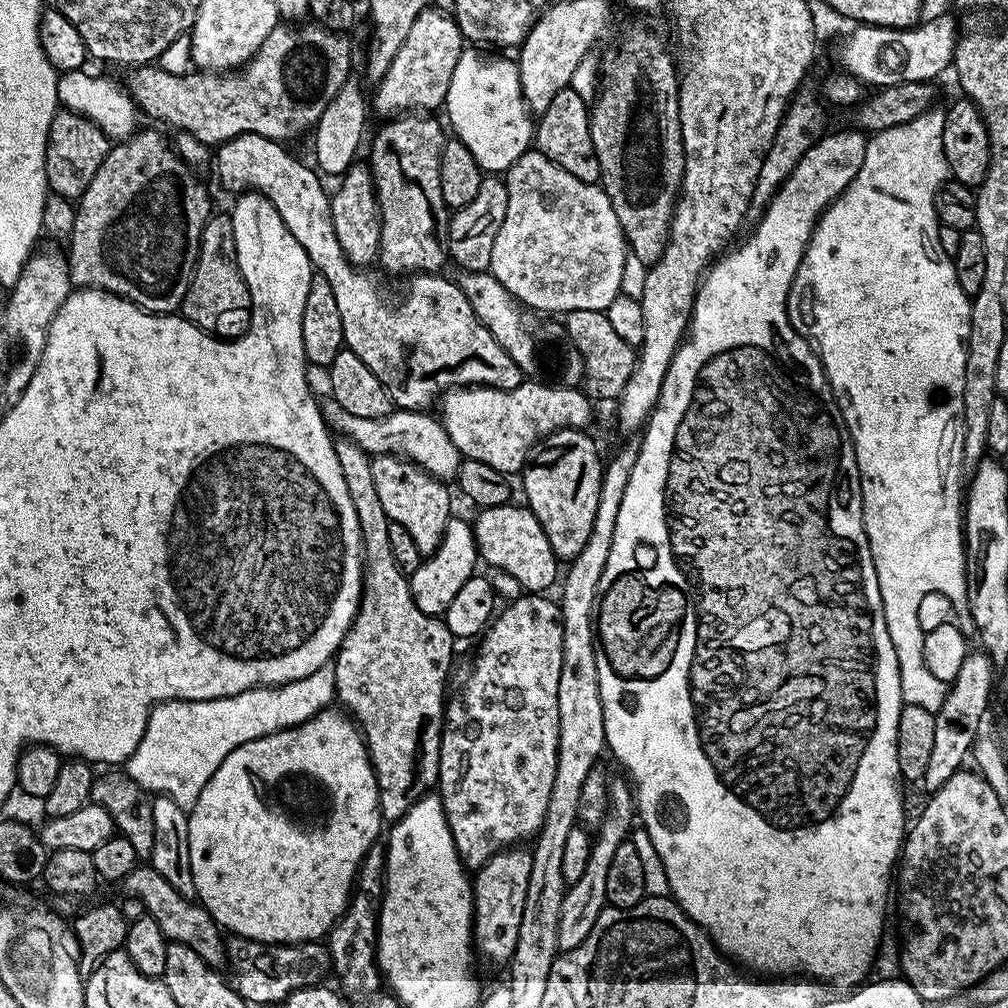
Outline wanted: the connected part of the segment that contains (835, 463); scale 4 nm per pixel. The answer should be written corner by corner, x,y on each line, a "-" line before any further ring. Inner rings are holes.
850,128
850,130
840,130
840,131
838,131
838,132
834,132
834,133
832,133
832,134
828,134
828,135
827,135
827,134
828,134
828,133
825,133
825,134
824,134
824,135
823,135
823,136
822,136
822,137
819,137
819,138
818,138
818,139
817,139
817,140
816,140
816,141
815,141
815,143
814,143
814,145
813,145
813,151
812,151
812,150
811,150
811,151
808,151
808,152
807,152
807,153
805,153
805,155
804,155
804,156
803,156
803,158
802,158
802,159
801,159
801,160
800,160
800,161
798,161
798,163
797,163
797,166
796,166
796,168
795,168
795,169
794,169
794,170
793,170
793,172
792,172
792,173
791,173
791,174
789,174
789,178
788,178
788,180
787,180
787,181
785,181
785,183
784,183
784,184
783,184
783,187
782,187
782,188
780,188
780,189
779,189
779,192
777,192
777,193
776,193
776,196
775,196
775,197
773,197
773,199
772,199
772,200
771,200
771,201
770,201
770,203
769,203
769,204
768,204
768,208
767,208
767,209
766,209
766,210
765,210
765,214
764,214
764,217
763,217
763,218
761,218
761,221
760,221
760,222
758,222
758,224
757,224
757,226
756,226
756,228
755,228
755,229
753,229
753,230
752,230
752,231
749,231
749,232
748,232
748,233
747,233
747,236
746,236
746,238
748,238
748,241
746,241
746,242
745,242
745,244
744,244
744,245
742,245
742,246
741,246
741,248
740,248
740,249
738,249
738,250
737,250
737,252
732,252
732,251
729,251
729,252
728,252
728,253
727,253
727,254
724,254
724,255
721,255
721,256
720,256
720,257
719,257
719,259
717,259
717,260
716,260
716,261
715,261
715,263
713,263
713,264
712,264
712,265
711,265
711,267
709,267
709,269
708,269
708,271
707,271
707,272
705,272
705,273
704,273
704,278
703,278
703,280
701,280
701,281
700,281
700,289
698,289
698,291
696,291
696,302
695,302
695,304
693,304
693,305
692,305
692,320
691,320
691,323
690,323
690,331
689,331
689,332
688,332
688,333
687,333
687,336
686,336
686,339
685,339
685,340
684,340
684,341
683,341
683,343
681,343
681,345
680,345
680,348
679,348
679,350
677,350
677,351
676,351
676,353
675,353
675,354
674,354
674,358
673,358
673,359
672,359
672,361
671,361
671,362
670,362
670,370
666,370
666,378
665,378
665,379
664,379
664,381
663,381
663,382
662,382
662,390
661,390
661,391
660,391
660,397
659,397
659,398
658,398
658,402
657,402
657,403
656,403
656,408
655,408
655,410
654,410
654,411
653,411
653,412
652,412
652,414
651,414
651,416
649,416
649,418
648,418
648,423
647,423
647,425
646,425
646,427
645,427
645,428
644,428
644,429
643,429
643,432
642,432
642,439
641,439
641,440
640,440
640,453
639,453
639,454
638,454
638,462
634,462
634,474
630,474
630,482
626,482
626,494
622,494
622,506
621,506
621,507
620,507
620,508
619,508
619,510
618,510
618,522
617,522
617,523
616,523
616,525
615,525
615,526
614,526
614,546
610,546
610,558
606,558
606,570
602,570
602,582
598,582
598,594
597,594
597,595
596,595
596,615
595,615
595,617
594,617
594,627
595,627
595,629
596,629
596,665
597,665
597,666
598,666
598,686
599,686
599,687
600,687
600,697
601,697
601,698
602,698
602,710
603,710
603,711
604,711
604,739
605,739
605,741
606,741
606,748
607,748
607,751
608,751
608,752
609,752
609,753
611,753
611,752
613,752
613,754
614,754
614,755
616,755
616,760
617,760
617,762
618,762
618,763
620,763
620,764
621,764
621,766
622,766
622,767
624,767
624,768
625,768
625,770
626,770
626,771
628,771
628,773
626,773
626,776
627,776
627,779
628,779
628,780
629,780
629,781
630,781
630,784
631,784
631,787
632,787
632,788
633,788
633,789
634,789
634,799
635,799
635,802
636,802
636,810
637,810
637,813
638,813
638,820
639,820
639,823
641,823
641,822
642,822
642,823
644,823
644,824
641,824
641,825
642,825
642,828
643,828
643,831
645,831
645,832
648,832
648,833
649,833
649,834
650,834
650,842
654,842
654,850
658,850
658,858
662,858
662,866
666,866
666,878
667,878
667,879
668,879
668,891
669,891
669,893
670,893
670,896
671,896
671,899
673,899
673,900
675,900
675,901
676,901
676,903
677,903
677,904
679,904
679,906
680,906
680,909
681,909
681,910
683,910
683,912
684,912
684,913
685,913
685,914
687,914
687,916
689,916
689,918
691,918
691,920
693,920
693,921
694,921
694,922
695,922
695,924
699,924
699,925
700,925
700,927
701,927
701,928
703,928
703,929
704,929
704,931
705,931
705,932
707,932
707,933
708,933
708,935
709,935
709,936
711,936
711,938
712,938
712,941
713,941
713,942
714,942
714,943
715,943
715,944
716,944
716,946
717,946
717,948
719,948
719,949
720,949
720,951
721,951
721,952
723,952
723,953
724,953
724,955
725,955
725,956
727,956
727,957
729,957
729,958
731,958
731,959
732,959
732,960
733,960
733,961
735,961
735,963
736,963
736,964
737,964
737,965
740,965
740,966
743,966
743,967
744,967
744,968
745,968
745,969
748,969
748,968
753,968
753,970
752,970
752,969
748,969
748,970
751,970
751,971
752,971
752,972
753,972
753,973
756,973
756,974
799,974
799,975
800,975
800,976
801,976
801,977
804,977
804,978
815,978
815,979
816,979
816,980
817,980
817,981
820,981
820,982
829,982
829,981
828,981
828,980
833,980
833,982
834,982
834,983
836,983
836,984
837,984
837,986
838,986
838,987
840,987
840,988
846,988
846,989
842,989
842,990
848,990
848,989
851,989
851,988
852,988
852,987
853,987
853,986
860,986
860,985
863,985
863,984
864,984
864,983
865,983
865,980
866,980
866,978
864,978
864,975
866,975
866,974
867,974
867,972
868,972
868,971
870,971
870,970
871,970
871,968
872,968
872,959
874,959
874,958
875,958
875,956
876,956
876,947
878,947
878,946
879,946
879,944
880,944
880,939
882,939
882,938
883,938
883,936
884,936
884,919
886,919
886,918
887,918
887,916
888,916
888,883
890,883
890,882
891,882
891,880
892,880
892,883
893,883
893,880
894,880
894,869
895,869
895,868
896,868
896,867
897,867
897,864
898,864
898,861
899,861
899,859
900,859
900,857
901,857
901,855
902,855
902,849
903,849
903,846
904,846
904,837
905,837
905,835
906,835
906,820
905,820
905,824
904,824
904,796
903,796
903,794
902,794
902,793
900,793
900,787
902,787
902,781
901,781
901,779
900,779
900,771
899,771
899,770
898,770
898,746
897,746
897,745
896,745
896,743
897,743
897,742
898,742
898,718
899,718
899,717
900,717
900,709
901,709
901,708
903,708
903,707
904,707
904,705
905,705
905,703
904,703
904,699
903,699
903,698
902,698
902,686
901,686
901,685
900,685
900,675
899,675
899,674
898,674
898,654
894,654
894,642
890,642
890,630
886,630
886,618
885,618
885,617
884,617
884,615
883,615
883,614
882,614
882,594
881,594
881,593
880,593
880,591
879,591
879,590
878,590
878,574
874,574
874,562
873,562
873,561
872,561
872,555
871,555
871,554
870,554
870,546
869,546
869,545
868,545
868,539
867,539
867,538
866,538
866,530
865,530
865,529
864,529
864,519
863,519
863,518
862,518
862,494
861,494
861,493
860,493
860,475
859,475
859,474
858,474
858,466
857,466
857,465
856,465
856,455
855,455
855,454
854,454
854,446
853,446
853,445
852,445
852,440
851,440
851,438
849,438
849,437
848,437
848,427
847,427
847,426
845,426
845,425
844,425
844,419
843,419
843,418
842,418
842,414
841,414
841,413
840,413
840,407
839,407
839,406
838,406
838,405
837,405
837,404
836,404
836,397
835,397
835,396
833,396
833,395
832,395
832,387
831,387
831,386
830,386
830,385
828,385
828,379
827,379
827,378
826,378
826,374
825,374
825,373
824,373
824,368
823,368
823,367
822,367
822,365
821,365
821,364
820,364
820,358
819,358
819,356
817,356
817,355
816,355
816,353
815,353
815,351
814,351
814,348
813,348
813,345
812,345
812,344
811,344
811,343
809,343
809,341
808,341
808,340
807,340
807,339
805,339
805,337
803,337
803,336
801,336
801,335
800,335
800,333
799,333
799,332
796,332
796,331
795,331
795,330
794,330
794,326
793,326
793,325
792,325
792,323
790,323
790,322
789,322
789,321
788,321
788,291
789,291
789,290
790,290
790,289
792,289
792,283
793,283
793,282
794,282
794,278
795,278
795,277
796,277
796,271
797,271
797,270
798,270
798,266
799,266
799,265
800,265
800,263
801,263
801,262
802,262
802,258
803,258
803,257
804,257
804,252
805,252
805,250
806,250
806,249
807,249
807,248
808,248
808,243
809,243
809,242
810,242
810,238
811,238
811,237
812,237
812,232
813,232
813,230
814,230
814,229
815,229
815,228
816,228
816,223
817,223
817,222
818,222
818,221
819,221
819,220
820,220
820,216
821,216
821,214
823,214
823,213
824,213
824,211
826,211
826,210
827,210
827,209
828,209
828,206
829,206
829,204
831,204
831,203
833,203
833,201
835,201
835,200
836,200
836,199
837,199
837,198
839,198
839,196
840,196
840,195
842,195
842,194
843,194
843,193
844,193
844,191
845,191
845,190
846,190
846,186
850,186
850,182
851,182
851,181
852,181
852,178
853,178
853,175
854,175
854,172
853,172
853,169
852,169
852,168
851,168
851,167
850,167
850,168
849,168
849,169
848,169
848,168
844,168
844,156
843,156
843,154
842,154
842,153
840,153
840,152
832,152
832,151
834,151
834,150
835,150
835,148
836,148
836,144
852,144
852,148
853,148
853,150
854,150
854,151
856,151
856,154
862,154
862,153
863,153
863,152
864,152
864,151
865,151
865,150
866,150
866,146
867,146
867,145
868,145
868,138
867,138
867,135
866,135
866,134
865,134
865,133
863,133
863,132
861,132
861,131
860,131
860,130
859,130
859,129
856,129
856,128
-
817,152
832,152
832,153
830,153
830,154
829,154
829,156
828,156
828,160
822,160
822,159
820,159
820,158
818,158
818,157
817,157
817,156
816,156
816,155
815,155
815,154
816,154
816,153
817,153

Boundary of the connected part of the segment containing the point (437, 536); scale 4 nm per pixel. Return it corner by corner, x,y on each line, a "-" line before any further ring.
378,456
373,459
372,469
374,470
374,486
378,490
378,498
382,501
382,507
386,510
389,520
393,524
406,526
410,530
410,538
414,538
414,546
418,546
421,557
427,558
438,550
442,542
443,532
446,530
449,517
453,515
452,496
448,493
449,485
445,481
437,480
429,472
422,469
410,460
402,456

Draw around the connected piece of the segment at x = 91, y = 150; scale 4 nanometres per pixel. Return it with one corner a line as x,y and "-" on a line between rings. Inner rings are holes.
57,111
48,131
48,145
44,159
49,189
71,202
79,201
86,186
90,186
94,174
98,174
98,166
102,166
109,147
109,136
95,122
76,112

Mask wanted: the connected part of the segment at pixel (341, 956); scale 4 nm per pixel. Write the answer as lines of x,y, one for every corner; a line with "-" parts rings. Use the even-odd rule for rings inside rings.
377,842
360,863
356,871
356,882
348,901
348,907
336,919
336,925
328,931
326,947
332,956
331,971
344,976
343,991
355,998
365,994
376,994
381,991
382,977
376,962
376,941
380,930
380,903
384,900
384,864
388,853
383,843

